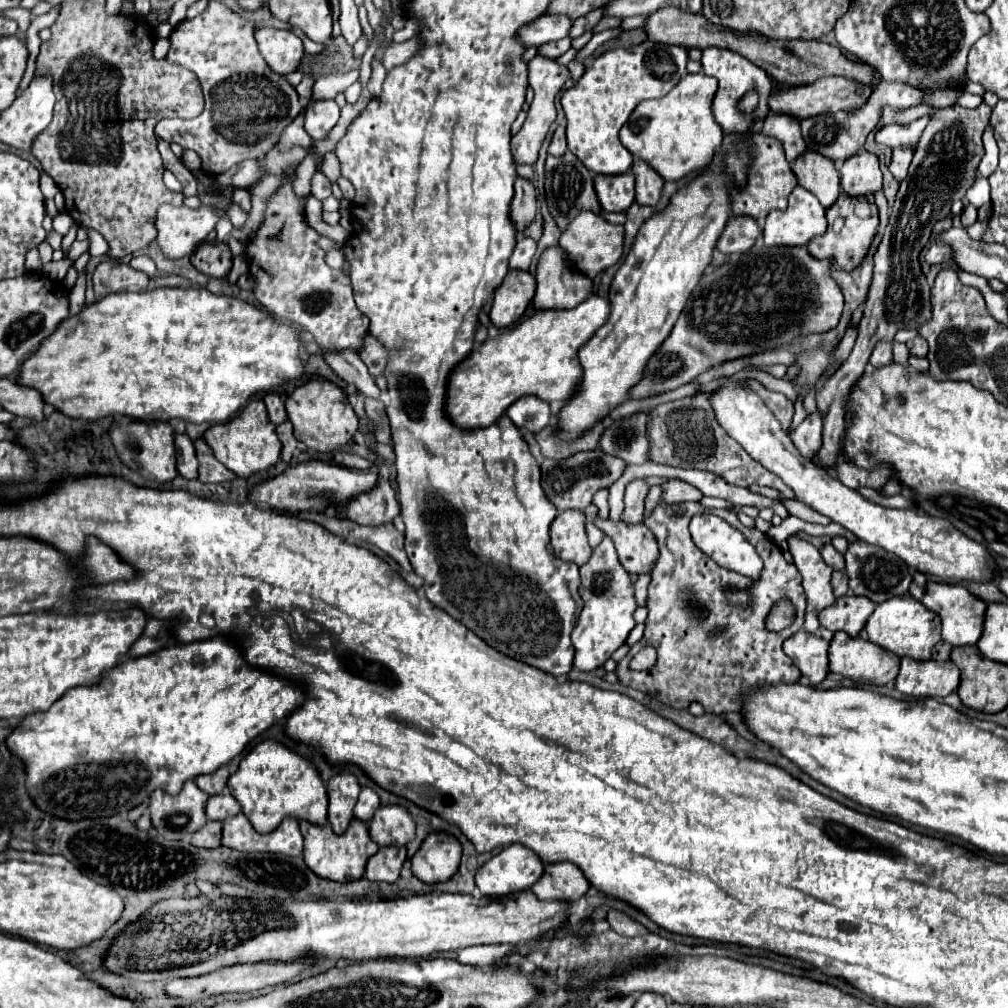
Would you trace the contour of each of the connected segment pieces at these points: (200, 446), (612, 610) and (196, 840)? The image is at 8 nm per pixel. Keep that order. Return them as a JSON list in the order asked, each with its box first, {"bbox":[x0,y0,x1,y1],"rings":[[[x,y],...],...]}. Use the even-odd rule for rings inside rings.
[{"bbox":[195,438,235,484],"rings":[[[199,438],[195,442],[195,450],[197,450],[197,458],[199,458],[199,482],[221,484],[221,482],[229,482],[235,478],[235,474],[231,470],[221,466],[221,462],[217,462],[217,458],[213,456],[213,452],[209,450],[209,446],[205,444],[203,438]]]},{"bbox":[571,536,637,672],"rings":[[[605,536],[601,544],[593,548],[589,562],[581,566],[579,594],[585,606],[583,606],[577,626],[571,632],[571,642],[575,648],[573,666],[583,672],[593,672],[601,668],[619,646],[625,644],[629,632],[635,626],[633,610],[637,608],[637,602],[633,596],[633,586],[631,586],[629,574],[625,572],[625,568],[621,566],[617,558],[617,550],[609,536]]]},{"bbox":[191,820,221,848],"rings":[[[209,820],[201,830],[197,830],[191,838],[193,846],[205,846],[205,848],[213,848],[221,844],[221,822],[213,822]]]}]

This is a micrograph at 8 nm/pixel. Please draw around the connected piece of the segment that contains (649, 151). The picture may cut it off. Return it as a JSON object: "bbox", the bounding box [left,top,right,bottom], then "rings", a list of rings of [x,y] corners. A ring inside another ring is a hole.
{"bbox":[619,72,723,182],"rings":[[[699,72],[699,74],[685,74],[685,78],[681,78],[681,82],[663,98],[657,100],[647,100],[641,102],[633,114],[629,116],[629,120],[623,124],[619,138],[621,144],[635,156],[641,158],[645,162],[649,162],[649,166],[653,166],[653,170],[657,170],[657,174],[661,174],[661,178],[673,182],[673,180],[681,180],[685,178],[689,172],[705,168],[713,162],[713,156],[717,152],[717,148],[721,146],[723,140],[723,130],[721,126],[717,126],[713,114],[711,114],[711,102],[713,96],[717,92],[717,80]]]}

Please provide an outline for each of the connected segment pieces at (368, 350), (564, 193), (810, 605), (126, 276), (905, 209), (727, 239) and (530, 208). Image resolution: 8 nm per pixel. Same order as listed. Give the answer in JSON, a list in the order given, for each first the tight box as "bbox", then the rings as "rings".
[{"bbox":[359,336,387,376],"rings":[[[373,336],[365,338],[365,346],[363,346],[359,358],[365,362],[365,366],[369,368],[369,372],[373,376],[379,376],[383,372],[383,368],[385,368],[385,362],[387,362],[385,348]]]},{"bbox":[545,152,601,232],"rings":[[[567,152],[559,158],[547,156],[547,162],[545,162],[545,198],[547,198],[549,212],[551,212],[551,216],[557,222],[561,232],[567,228],[567,224],[579,212],[583,212],[583,210],[591,210],[595,214],[601,212],[601,206],[597,202],[597,194],[593,188],[593,172],[587,170],[583,166],[583,162],[571,152]]]},{"bbox":[789,536,835,634],"rings":[[[795,536],[789,538],[789,552],[793,554],[793,564],[803,576],[803,590],[807,598],[807,610],[805,610],[805,632],[815,634],[819,630],[819,612],[835,602],[833,590],[831,590],[831,568],[823,562],[819,550],[803,542]]]},{"bbox":[93,262,149,298],"rings":[[[101,262],[93,272],[93,290],[99,298],[117,292],[117,290],[147,290],[149,278],[129,264],[121,262]]]},{"bbox":[817,102,991,466],"rings":[[[983,102],[975,110],[961,106],[949,106],[929,112],[929,106],[921,106],[921,112],[929,114],[929,124],[917,144],[907,178],[901,182],[895,204],[891,208],[889,224],[883,240],[875,252],[875,274],[865,302],[865,312],[859,322],[859,334],[851,356],[833,374],[831,380],[817,394],[817,408],[823,414],[823,446],[819,450],[819,462],[835,466],[841,448],[841,436],[845,432],[845,416],[855,382],[863,376],[871,350],[877,342],[891,342],[903,328],[917,330],[931,320],[931,288],[921,272],[919,256],[929,244],[931,228],[937,220],[951,214],[951,204],[965,198],[965,192],[973,186],[979,160],[983,158],[981,134],[989,124],[991,108]]]},{"bbox":[717,216,761,254],"rings":[[[731,216],[723,234],[717,240],[717,250],[721,250],[723,254],[747,252],[755,244],[759,234],[761,234],[761,228],[755,218]]]},{"bbox":[511,178,535,238],"rings":[[[515,178],[515,196],[511,202],[511,218],[517,226],[519,238],[523,236],[523,228],[533,220],[535,216],[535,188],[529,178]]]}]

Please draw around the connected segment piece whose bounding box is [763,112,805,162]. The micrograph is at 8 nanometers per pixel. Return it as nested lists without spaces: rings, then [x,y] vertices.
[[[771,112],[763,122],[763,134],[777,138],[783,144],[789,162],[793,162],[805,150],[799,120],[793,118],[793,116]]]

